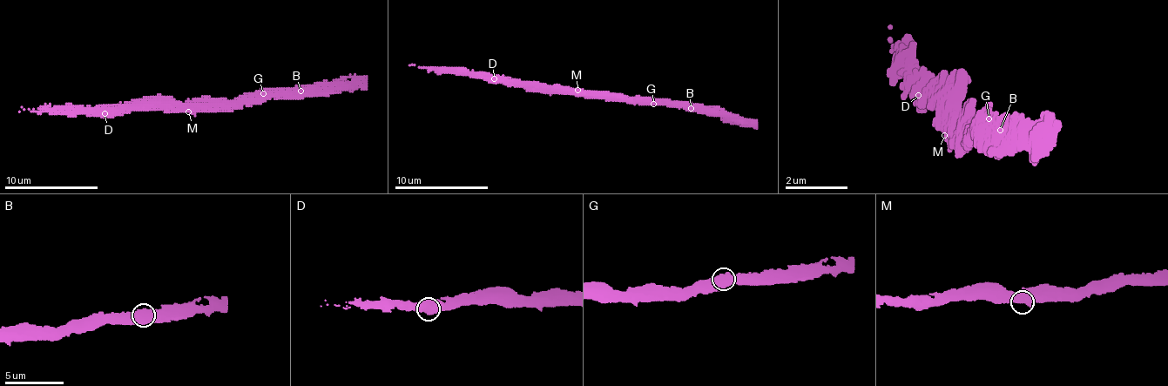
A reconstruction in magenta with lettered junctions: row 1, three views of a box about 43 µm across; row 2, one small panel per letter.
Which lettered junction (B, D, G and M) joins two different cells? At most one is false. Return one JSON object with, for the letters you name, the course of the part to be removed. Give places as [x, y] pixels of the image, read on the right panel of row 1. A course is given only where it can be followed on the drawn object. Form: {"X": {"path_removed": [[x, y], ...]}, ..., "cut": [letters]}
{"cut": []}

